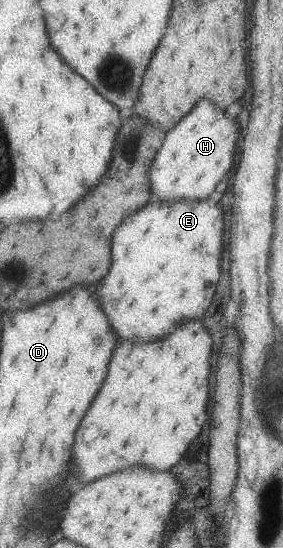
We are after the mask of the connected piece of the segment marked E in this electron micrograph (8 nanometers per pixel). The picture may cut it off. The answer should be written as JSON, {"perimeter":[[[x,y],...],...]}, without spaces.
{"perimeter":[[[208,198],[201,200],[175,199],[174,201],[149,201],[145,203],[143,208],[139,208],[137,212],[125,216],[121,220],[121,224],[115,228],[113,238],[111,238],[111,266],[109,266],[109,272],[107,272],[105,278],[101,278],[101,282],[99,282],[97,290],[95,290],[95,296],[97,296],[103,312],[109,316],[109,324],[115,330],[116,336],[130,341],[133,341],[131,338],[149,341],[151,338],[157,338],[157,336],[165,336],[165,332],[171,332],[175,328],[175,322],[201,318],[203,312],[205,312],[205,308],[211,302],[211,296],[215,292],[215,284],[219,280],[221,234],[223,234],[223,210],[217,206],[217,203]]]}

